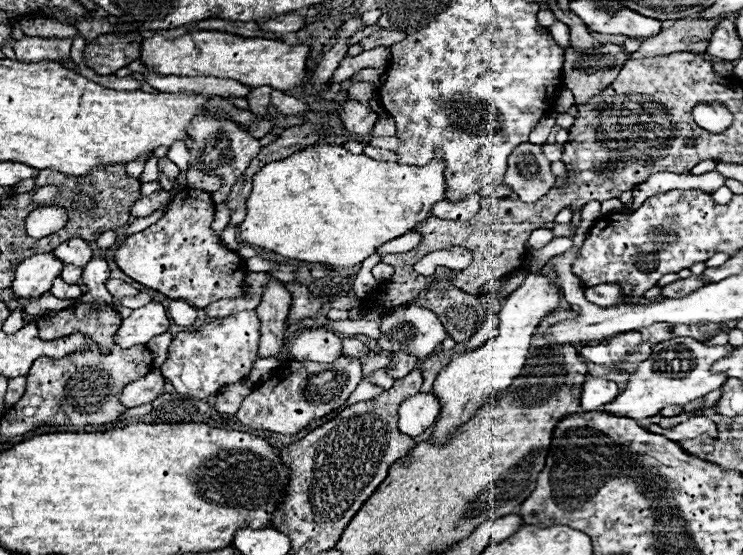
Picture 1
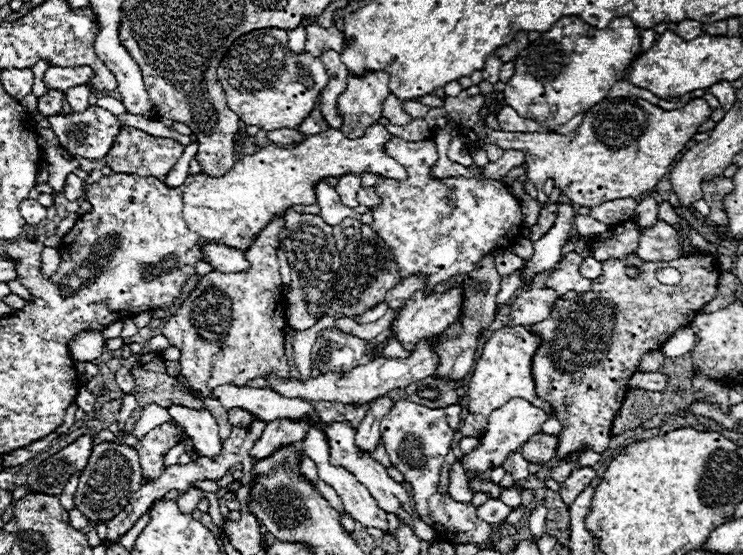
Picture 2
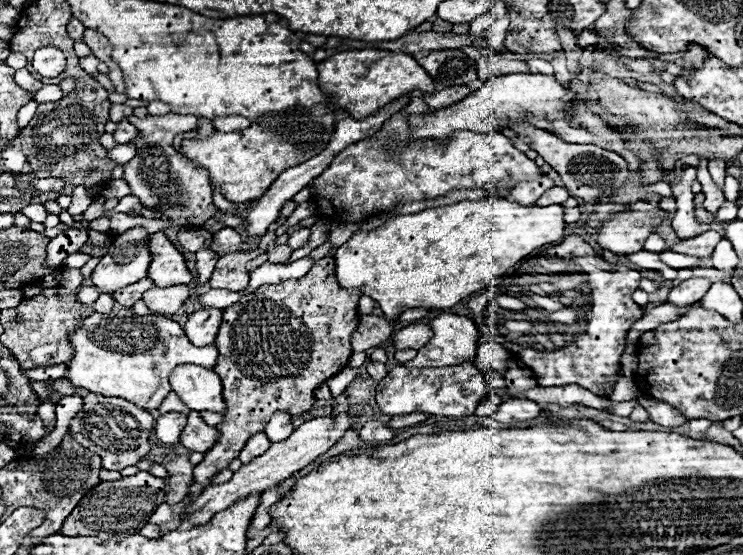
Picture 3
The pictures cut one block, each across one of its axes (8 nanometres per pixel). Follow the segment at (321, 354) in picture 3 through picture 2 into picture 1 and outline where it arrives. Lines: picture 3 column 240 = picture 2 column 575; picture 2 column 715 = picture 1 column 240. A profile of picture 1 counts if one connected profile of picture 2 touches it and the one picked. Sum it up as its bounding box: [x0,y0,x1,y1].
[114,186,246,308]

